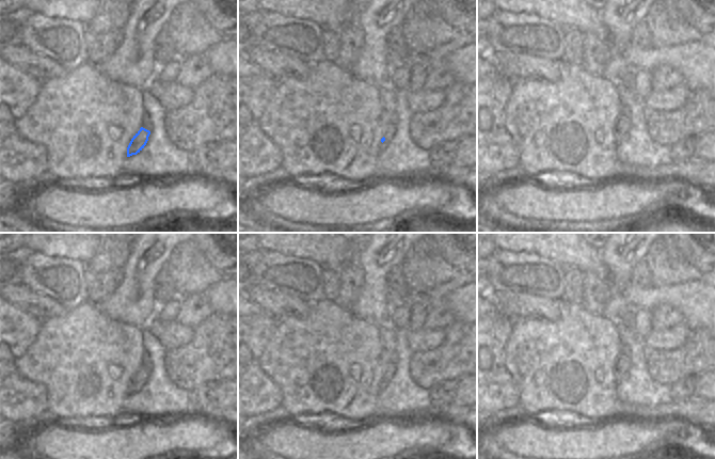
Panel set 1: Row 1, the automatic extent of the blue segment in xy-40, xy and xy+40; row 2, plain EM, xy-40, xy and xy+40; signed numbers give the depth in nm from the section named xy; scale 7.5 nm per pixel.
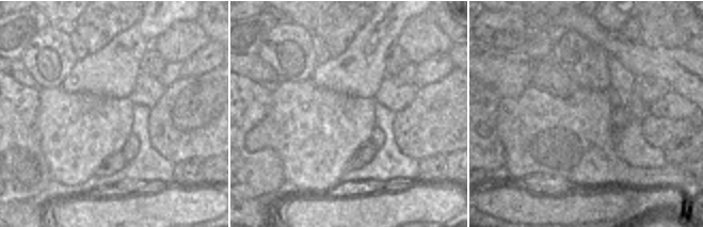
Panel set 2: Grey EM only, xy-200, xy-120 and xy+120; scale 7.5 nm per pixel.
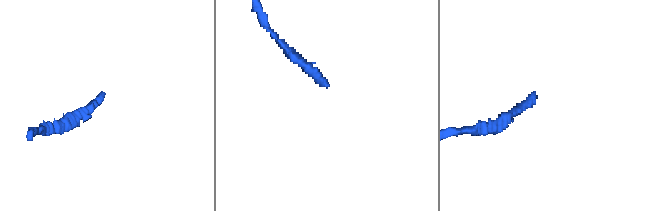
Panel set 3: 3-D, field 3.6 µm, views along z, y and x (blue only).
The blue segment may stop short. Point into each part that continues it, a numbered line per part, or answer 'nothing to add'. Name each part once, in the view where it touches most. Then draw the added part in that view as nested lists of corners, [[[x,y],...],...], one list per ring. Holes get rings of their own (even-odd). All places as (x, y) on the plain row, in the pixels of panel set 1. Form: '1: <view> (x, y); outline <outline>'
1: xy (385, 367); outline [[[381,348],[381,359],[375,369],[370,384],[370,393],[374,396],[377,396],[390,382],[395,369],[396,365],[387,359],[387,352]]]

